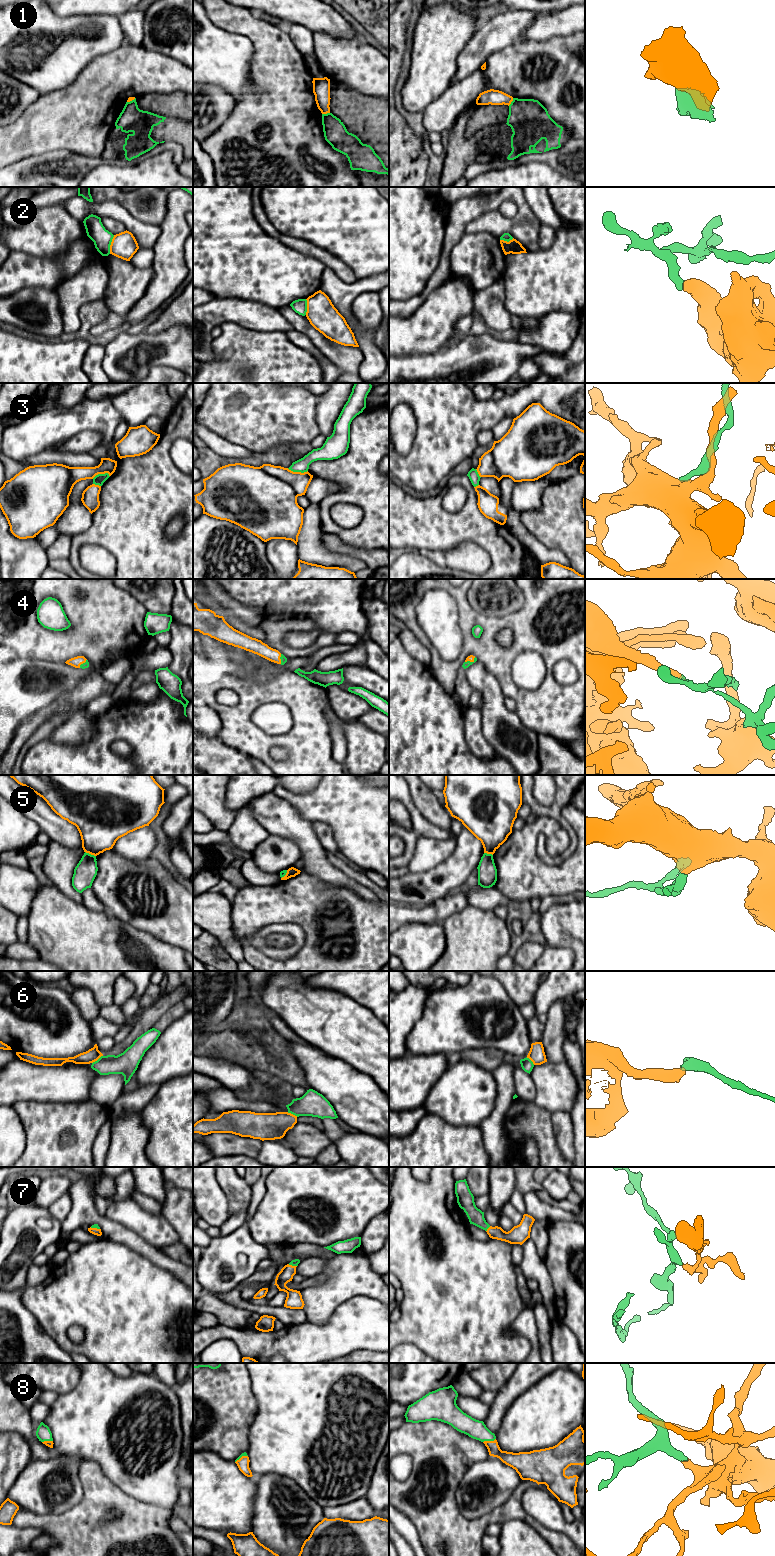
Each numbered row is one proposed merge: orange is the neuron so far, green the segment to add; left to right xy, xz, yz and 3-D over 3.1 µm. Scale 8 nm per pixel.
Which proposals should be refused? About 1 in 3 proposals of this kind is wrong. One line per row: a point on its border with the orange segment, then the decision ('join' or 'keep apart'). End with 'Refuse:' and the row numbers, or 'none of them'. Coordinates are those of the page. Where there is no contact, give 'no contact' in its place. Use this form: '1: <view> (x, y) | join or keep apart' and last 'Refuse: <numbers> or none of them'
1: xz (325, 113) | keep apart
2: xy (111, 244) | keep apart
3: xz (297, 472) | join
4: yz (470, 661) | join
5: xy (90, 853) | keep apart
6: xy (97, 1059) | keep apart
7: yz (487, 1229) | join
8: yz (489, 1441) | join
Refuse: 1, 2, 5, 6

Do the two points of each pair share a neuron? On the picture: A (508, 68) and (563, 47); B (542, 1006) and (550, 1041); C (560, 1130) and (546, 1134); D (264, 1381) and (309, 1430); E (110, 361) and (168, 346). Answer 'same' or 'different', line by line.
A: same
B: different
C: different
D: same
E: same

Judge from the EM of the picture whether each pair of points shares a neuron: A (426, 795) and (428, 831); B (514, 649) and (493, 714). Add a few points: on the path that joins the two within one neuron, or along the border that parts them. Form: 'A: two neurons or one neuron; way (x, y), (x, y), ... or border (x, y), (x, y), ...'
A: two neurons; border (413, 800), (418, 810), (429, 821), (447, 831)
B: two neurons; border (487, 669), (497, 679), (501, 691), (506, 696)

